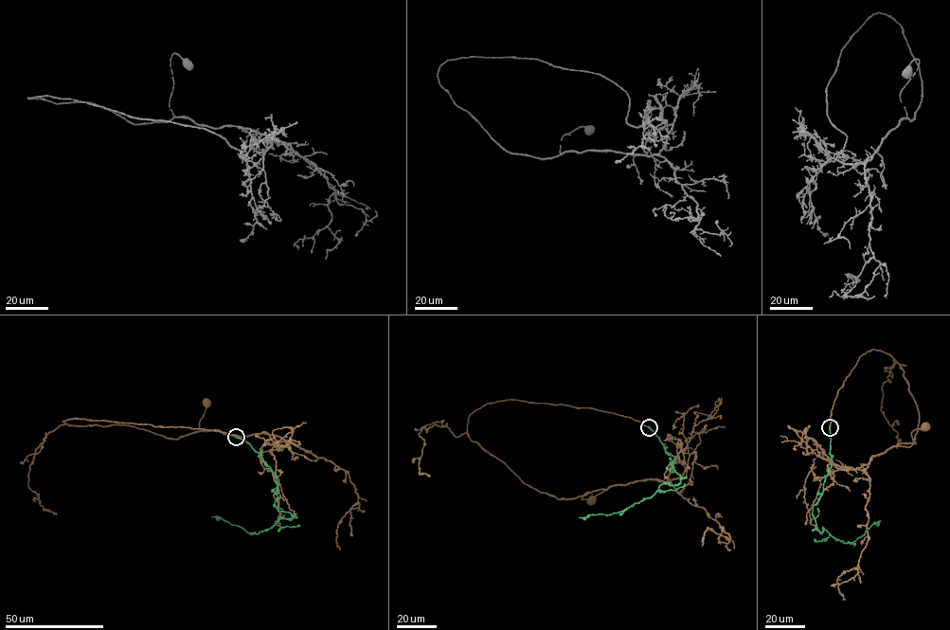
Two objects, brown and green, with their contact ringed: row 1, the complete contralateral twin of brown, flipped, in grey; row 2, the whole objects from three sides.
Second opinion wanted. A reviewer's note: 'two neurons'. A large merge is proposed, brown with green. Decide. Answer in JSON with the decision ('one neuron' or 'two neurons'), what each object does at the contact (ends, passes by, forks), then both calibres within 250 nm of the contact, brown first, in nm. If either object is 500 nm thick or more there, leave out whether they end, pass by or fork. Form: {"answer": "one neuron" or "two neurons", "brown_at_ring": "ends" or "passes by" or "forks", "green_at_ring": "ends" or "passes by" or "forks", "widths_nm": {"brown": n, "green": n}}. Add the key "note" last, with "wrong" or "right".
{"answer": "one neuron", "brown_at_ring": "ends", "green_at_ring": "ends", "widths_nm": {"brown": 400, "green": 320}, "note": "wrong"}

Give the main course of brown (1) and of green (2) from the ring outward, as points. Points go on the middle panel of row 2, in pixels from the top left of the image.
1: (649, 427), (514, 400), (469, 416), (471, 440), (524, 483), (561, 499), (603, 491), (586, 492), (591, 500)
2: (649, 427), (674, 458), (674, 463), (670, 462), (680, 481), (662, 484), (651, 496), (623, 511), (579, 517)

